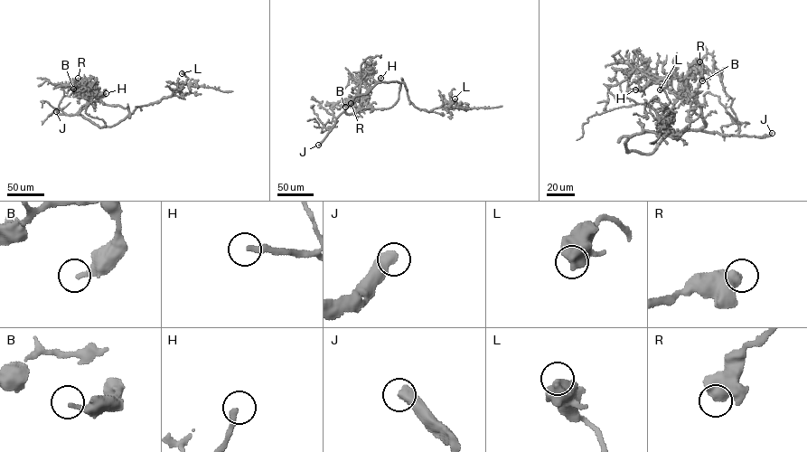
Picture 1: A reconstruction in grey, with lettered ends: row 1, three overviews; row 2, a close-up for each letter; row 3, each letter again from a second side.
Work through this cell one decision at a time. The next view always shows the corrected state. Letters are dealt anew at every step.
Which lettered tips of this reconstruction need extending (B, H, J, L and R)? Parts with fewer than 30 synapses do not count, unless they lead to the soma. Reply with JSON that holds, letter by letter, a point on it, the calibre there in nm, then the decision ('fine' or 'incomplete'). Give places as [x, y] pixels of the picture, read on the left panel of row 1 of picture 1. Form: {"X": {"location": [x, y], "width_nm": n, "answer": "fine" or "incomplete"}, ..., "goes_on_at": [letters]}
{"B": {"location": [73, 89], "width_nm": 220, "answer": "fine"}, "H": {"location": [106, 93], "width_nm": 240, "answer": "incomplete"}, "J": {"location": [56, 111], "width_nm": 550, "answer": "incomplete"}, "L": {"location": [182, 73], "width_nm": 650, "answer": "fine"}, "R": {"location": [78, 78], "width_nm": 650, "answer": "fine"}, "goes_on_at": ["H", "J"]}

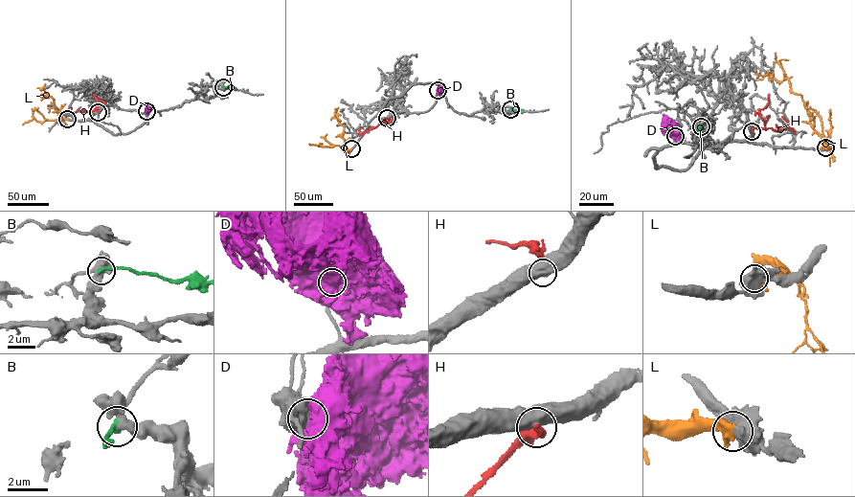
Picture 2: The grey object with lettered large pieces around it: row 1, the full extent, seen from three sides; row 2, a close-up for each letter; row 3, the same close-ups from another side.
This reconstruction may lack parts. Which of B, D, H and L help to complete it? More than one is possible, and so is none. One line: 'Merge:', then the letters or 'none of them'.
Merge: B, L

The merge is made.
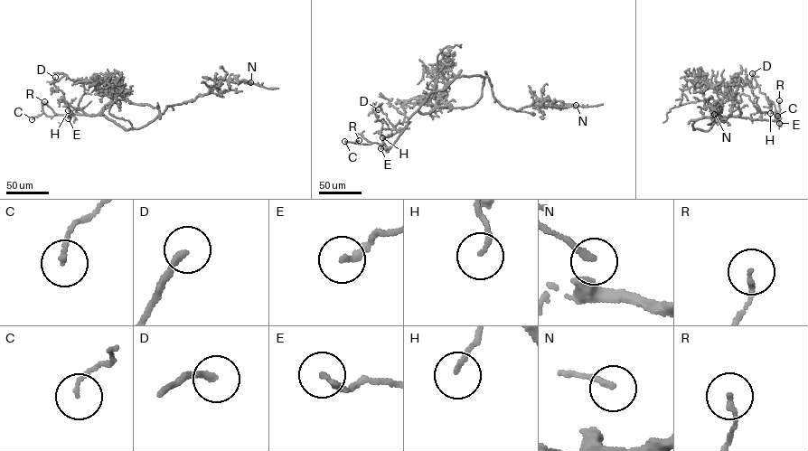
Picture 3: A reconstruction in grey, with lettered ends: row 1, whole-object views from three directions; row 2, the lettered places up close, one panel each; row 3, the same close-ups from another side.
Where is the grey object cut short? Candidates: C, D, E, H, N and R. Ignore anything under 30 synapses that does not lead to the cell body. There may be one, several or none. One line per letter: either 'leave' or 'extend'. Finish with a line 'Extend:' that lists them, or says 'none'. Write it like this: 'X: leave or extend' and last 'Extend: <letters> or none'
C: leave
D: leave
E: leave
H: leave
N: leave
R: leave
Extend: none

